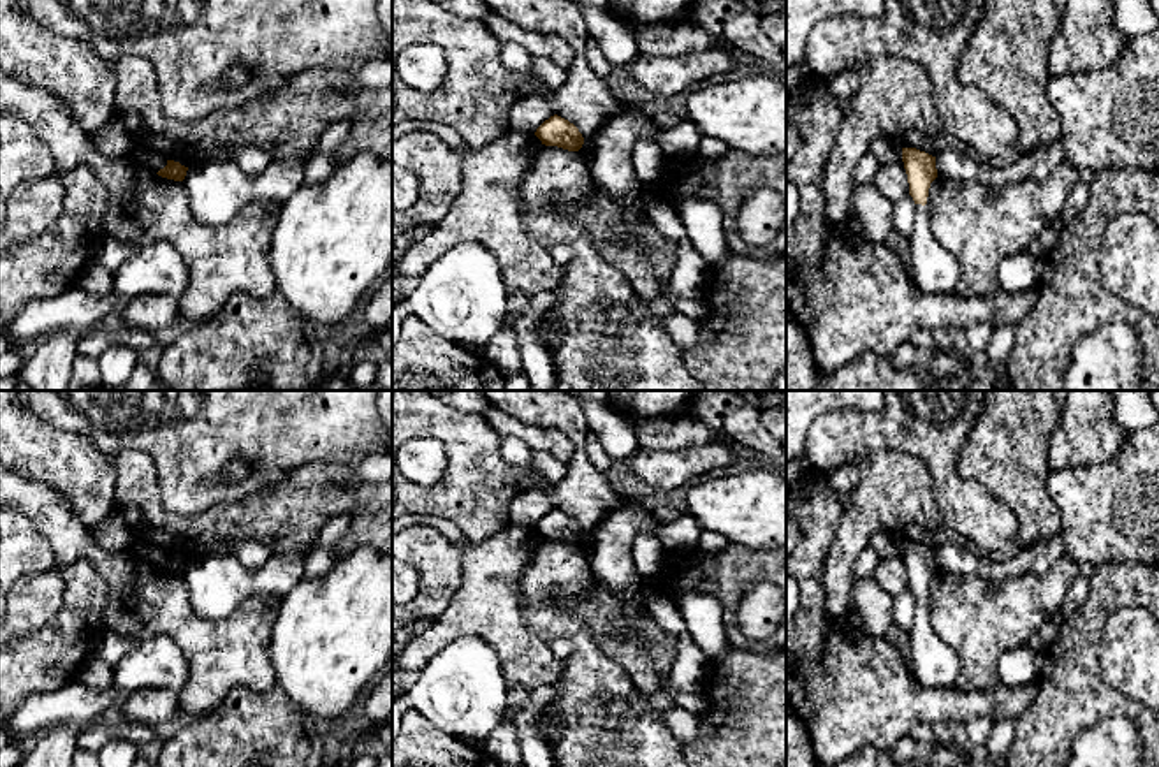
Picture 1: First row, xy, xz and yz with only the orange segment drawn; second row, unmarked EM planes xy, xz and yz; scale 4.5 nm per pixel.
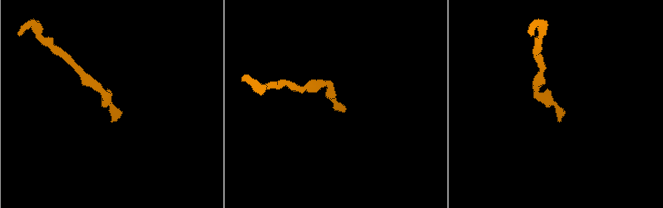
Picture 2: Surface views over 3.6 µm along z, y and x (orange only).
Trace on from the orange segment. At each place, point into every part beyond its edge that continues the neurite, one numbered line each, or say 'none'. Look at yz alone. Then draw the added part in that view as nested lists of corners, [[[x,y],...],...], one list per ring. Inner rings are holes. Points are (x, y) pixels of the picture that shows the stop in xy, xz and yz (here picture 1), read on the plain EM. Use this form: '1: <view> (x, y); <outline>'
1: yz (933, 664); [[[915,600],[909,670],[923,688],[953,688],[960,672],[957,653],[932,630],[927,616],[927,602]]]

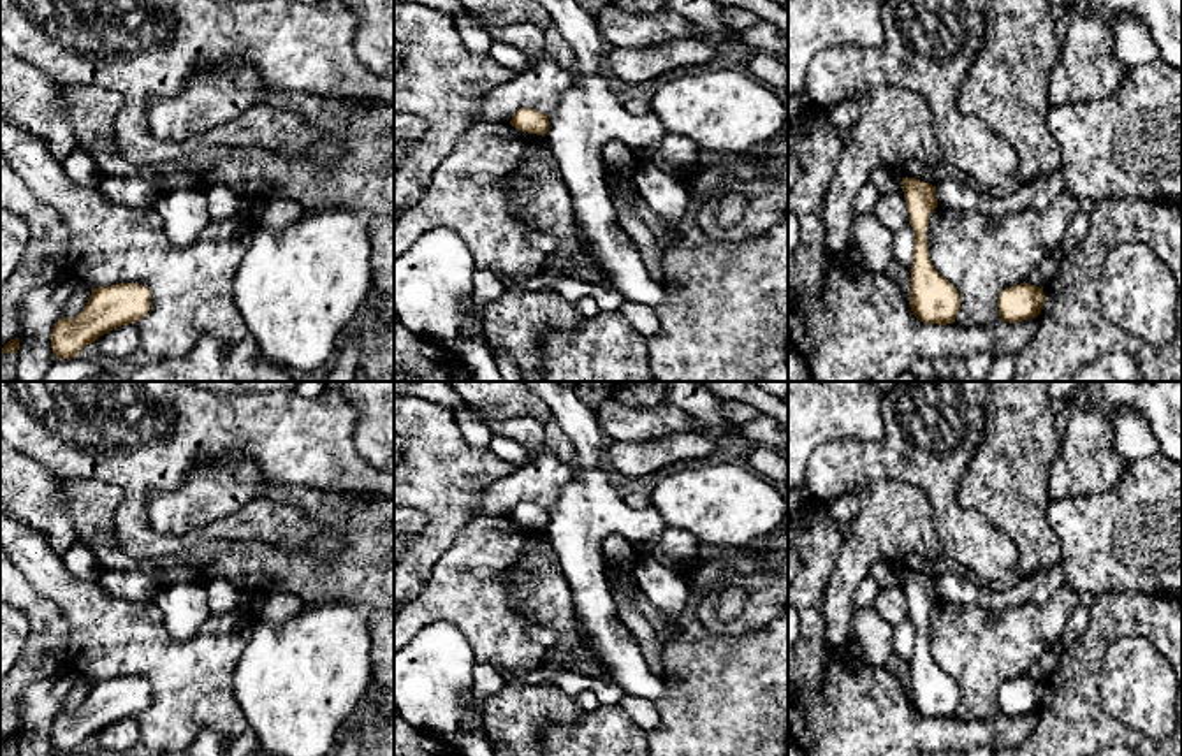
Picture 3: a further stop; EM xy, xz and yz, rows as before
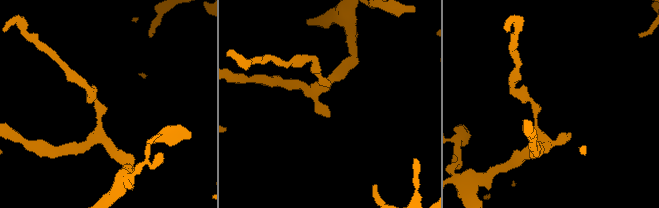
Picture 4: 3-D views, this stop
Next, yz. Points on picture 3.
none

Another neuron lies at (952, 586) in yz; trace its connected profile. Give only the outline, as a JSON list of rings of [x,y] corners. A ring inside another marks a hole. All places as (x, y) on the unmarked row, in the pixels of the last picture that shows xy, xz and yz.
[[[1050,570],[1036,571],[1024,577],[1006,591],[990,591],[980,587],[971,577],[946,571],[936,578],[936,592],[939,600],[960,605],[978,605],[981,608],[1017,608],[1032,600],[1038,585]]]

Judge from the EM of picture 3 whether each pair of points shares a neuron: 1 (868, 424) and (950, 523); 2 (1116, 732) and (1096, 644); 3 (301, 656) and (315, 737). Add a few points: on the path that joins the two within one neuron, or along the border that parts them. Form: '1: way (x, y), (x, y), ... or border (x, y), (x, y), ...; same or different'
1: border (883, 399), (880, 436), (873, 440), (838, 440); different
2: way (1093, 711), (1087, 705), (1087, 667); same
3: way (301, 676), (301, 718); same

